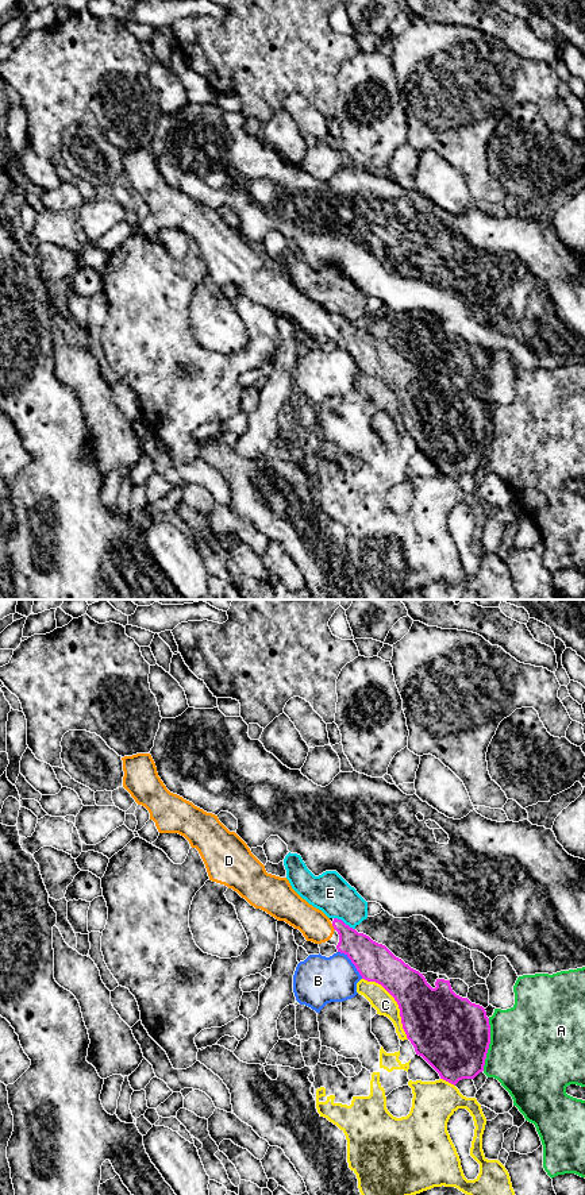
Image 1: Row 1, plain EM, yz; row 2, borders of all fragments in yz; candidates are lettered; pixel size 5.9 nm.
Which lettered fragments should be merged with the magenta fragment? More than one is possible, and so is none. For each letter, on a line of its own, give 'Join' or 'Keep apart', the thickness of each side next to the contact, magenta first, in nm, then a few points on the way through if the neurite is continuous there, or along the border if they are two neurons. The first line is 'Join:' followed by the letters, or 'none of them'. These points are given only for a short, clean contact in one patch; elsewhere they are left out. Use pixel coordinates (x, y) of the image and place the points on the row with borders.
Join: D
A: Keep apart. Thickness 440 nm (magenta) against 500 nm
B: Keep apart. Thickness 220 nm (magenta) against 300 nm
C: Keep apart. Thickness 380 nm (magenta) against 130 nm
D: Join. Thickness 180 nm (magenta) against 180 nm
E: Keep apart. Thickness 200 nm (magenta) against 240 nm

